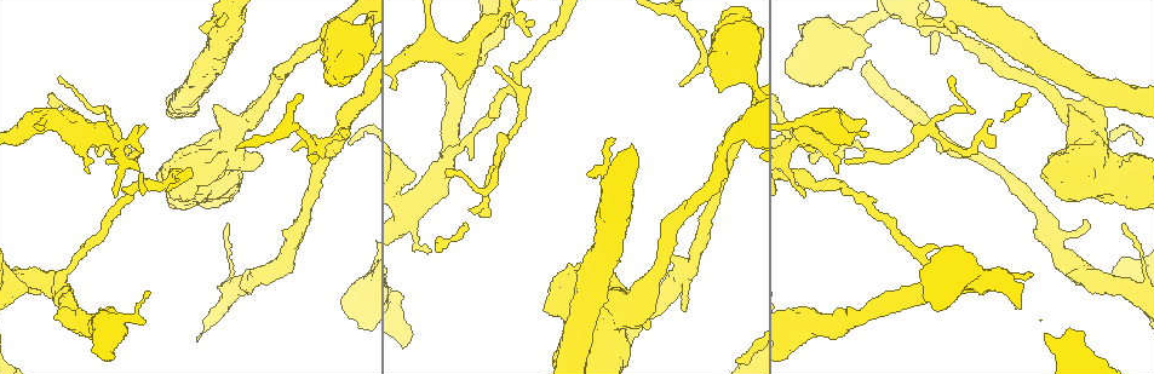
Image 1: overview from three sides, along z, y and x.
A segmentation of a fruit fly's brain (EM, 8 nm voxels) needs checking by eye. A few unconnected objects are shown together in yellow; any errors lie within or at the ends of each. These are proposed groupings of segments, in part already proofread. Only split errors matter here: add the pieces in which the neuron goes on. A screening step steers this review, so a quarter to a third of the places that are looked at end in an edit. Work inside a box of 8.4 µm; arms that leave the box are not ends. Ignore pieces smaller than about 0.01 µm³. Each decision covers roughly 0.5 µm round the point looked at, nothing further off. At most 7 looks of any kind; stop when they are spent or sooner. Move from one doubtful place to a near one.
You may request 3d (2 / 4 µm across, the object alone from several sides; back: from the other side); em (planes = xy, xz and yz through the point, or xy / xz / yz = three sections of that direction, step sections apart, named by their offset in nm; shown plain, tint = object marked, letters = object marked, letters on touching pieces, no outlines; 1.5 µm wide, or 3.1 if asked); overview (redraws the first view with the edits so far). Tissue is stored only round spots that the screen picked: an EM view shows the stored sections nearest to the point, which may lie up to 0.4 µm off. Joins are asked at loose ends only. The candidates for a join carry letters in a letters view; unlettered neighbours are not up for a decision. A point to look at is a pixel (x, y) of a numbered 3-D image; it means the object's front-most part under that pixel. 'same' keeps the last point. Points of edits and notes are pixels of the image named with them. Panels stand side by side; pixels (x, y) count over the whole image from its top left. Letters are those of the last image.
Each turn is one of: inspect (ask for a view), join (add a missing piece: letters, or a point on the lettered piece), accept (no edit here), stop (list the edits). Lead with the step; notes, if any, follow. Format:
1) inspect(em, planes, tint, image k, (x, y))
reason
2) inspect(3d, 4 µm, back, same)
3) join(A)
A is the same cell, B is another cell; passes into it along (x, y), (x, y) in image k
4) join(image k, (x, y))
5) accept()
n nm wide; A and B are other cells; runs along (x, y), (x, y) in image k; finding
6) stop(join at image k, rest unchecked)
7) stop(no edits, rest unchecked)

inspect(3d, 2 µm, image 1, (341, 83))
branch stops here

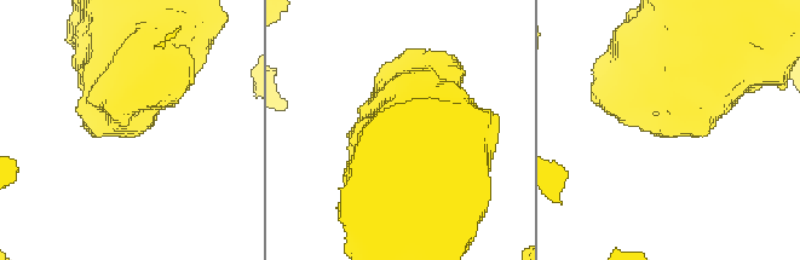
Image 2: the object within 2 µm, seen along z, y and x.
inspect(em, planes, tint, image 2, (127, 135))
shape alone is not enough

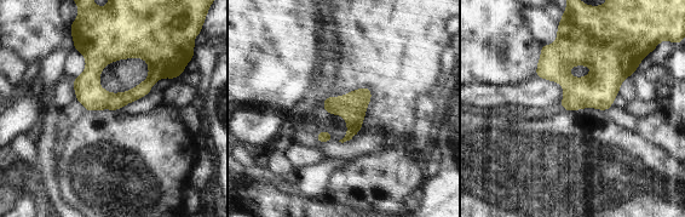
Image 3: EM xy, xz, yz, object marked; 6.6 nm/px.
inspect(em, planes, letters, same)

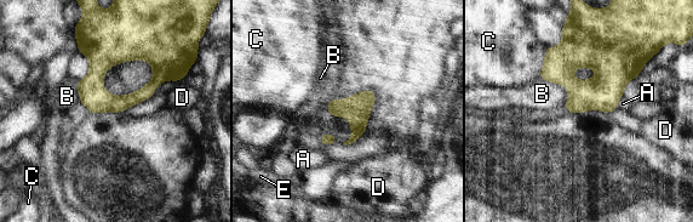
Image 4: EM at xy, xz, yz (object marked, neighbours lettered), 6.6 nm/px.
accept()
A, B, C, D and E are other cells; none of them fits

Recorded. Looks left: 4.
inspect(3d, 4 µm, image 1, (813, 153))
tapers out

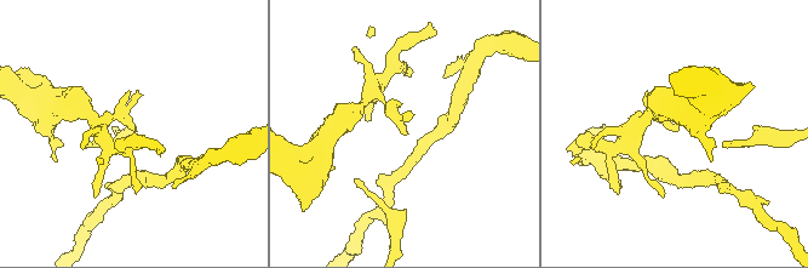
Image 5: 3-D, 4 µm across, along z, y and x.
inspect(em, planes, letters, image 5, (133, 128))

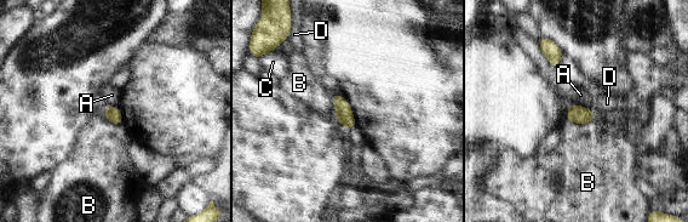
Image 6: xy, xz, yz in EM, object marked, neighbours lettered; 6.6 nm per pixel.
accept()
A, B, C and D are other cells; border along (567, 119), (579, 124), (592, 120) in image 6; no lettered piece goes on from it

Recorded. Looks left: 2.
inspect(3d, 2 µm, image 1, (953, 80))

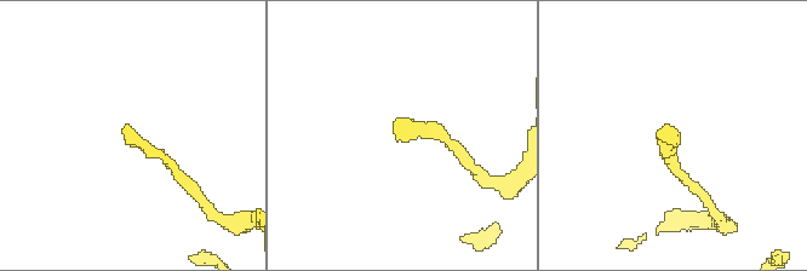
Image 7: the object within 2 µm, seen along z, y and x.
inspect(em, planes, letters, image 7, (123, 131))

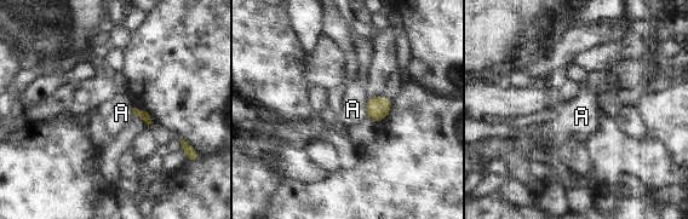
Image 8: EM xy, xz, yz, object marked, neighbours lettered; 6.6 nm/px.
accept()
A is another cell; border along (367, 98), (366, 115) in image 8; none of them fits

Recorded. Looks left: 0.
stop(no edits, rest unchecked)

